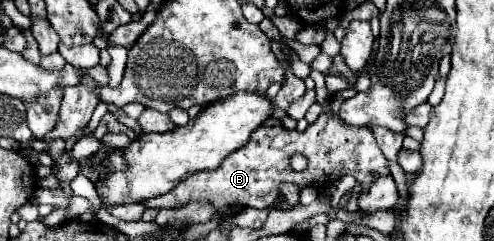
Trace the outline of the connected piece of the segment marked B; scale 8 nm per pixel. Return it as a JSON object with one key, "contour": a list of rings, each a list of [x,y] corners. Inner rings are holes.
{"contour":[[[320,114],[320,118],[310,124],[304,132],[286,130],[282,126],[258,128],[252,132],[246,146],[234,150],[224,158],[224,162],[216,170],[196,172],[182,180],[174,190],[164,196],[146,200],[148,208],[174,208],[178,202],[192,200],[210,200],[216,208],[222,208],[232,202],[240,202],[250,208],[282,208],[288,204],[280,200],[280,184],[292,182],[300,190],[310,184],[322,184],[326,190],[340,176],[354,176],[362,184],[362,192],[368,192],[372,182],[380,176],[388,176],[388,160],[376,144],[374,134],[368,128],[358,128],[344,124],[338,116]],[[294,154],[304,154],[308,158],[308,166],[302,172],[292,170],[290,158]]]}

